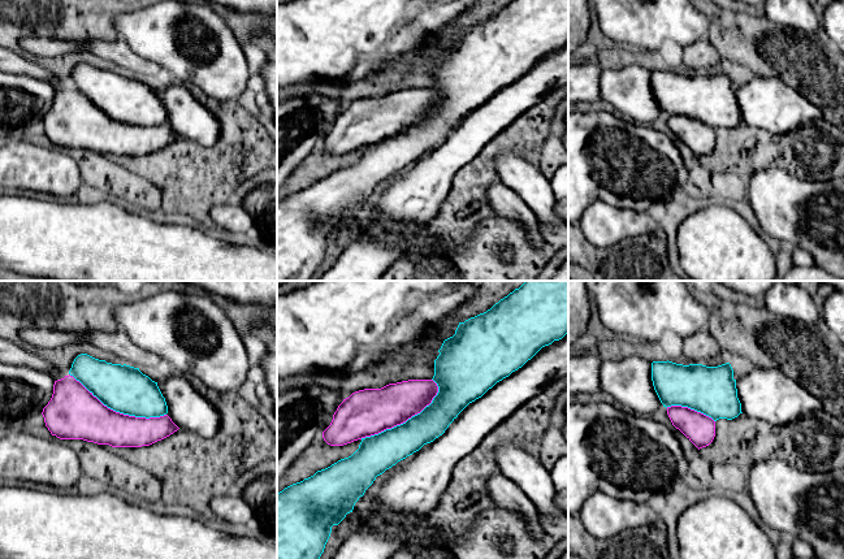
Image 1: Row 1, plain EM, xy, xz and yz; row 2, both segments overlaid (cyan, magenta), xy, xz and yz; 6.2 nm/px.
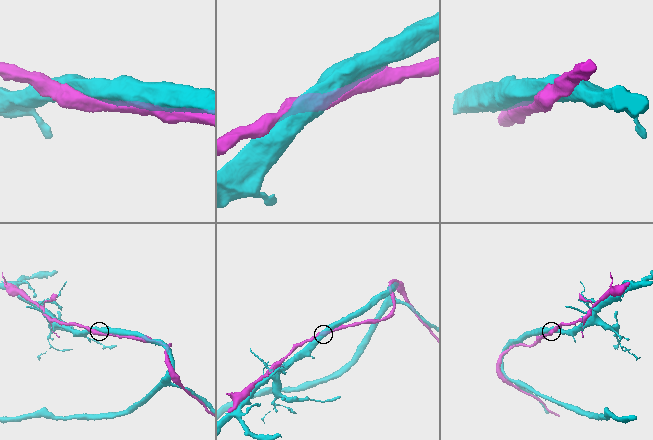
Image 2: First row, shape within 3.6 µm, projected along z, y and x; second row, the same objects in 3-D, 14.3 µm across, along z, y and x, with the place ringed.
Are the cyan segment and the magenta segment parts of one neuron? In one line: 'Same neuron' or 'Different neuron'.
Different neuron

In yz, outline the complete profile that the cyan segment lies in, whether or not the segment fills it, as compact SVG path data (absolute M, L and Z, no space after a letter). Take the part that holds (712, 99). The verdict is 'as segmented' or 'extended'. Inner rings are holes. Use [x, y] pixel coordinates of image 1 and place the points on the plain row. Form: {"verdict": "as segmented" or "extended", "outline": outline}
{"verdict": "as segmented", "outline": "M653 70L652 90L663 116L681 114L714 130L732 129L741 121L736 88L730 72L718 75Z"}

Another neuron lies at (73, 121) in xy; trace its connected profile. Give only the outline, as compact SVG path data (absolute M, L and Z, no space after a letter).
M70 83L55 90L52 107L42 124L51 143L60 148L83 148L112 156L150 155L179 138L168 124L146 127L113 120Z

